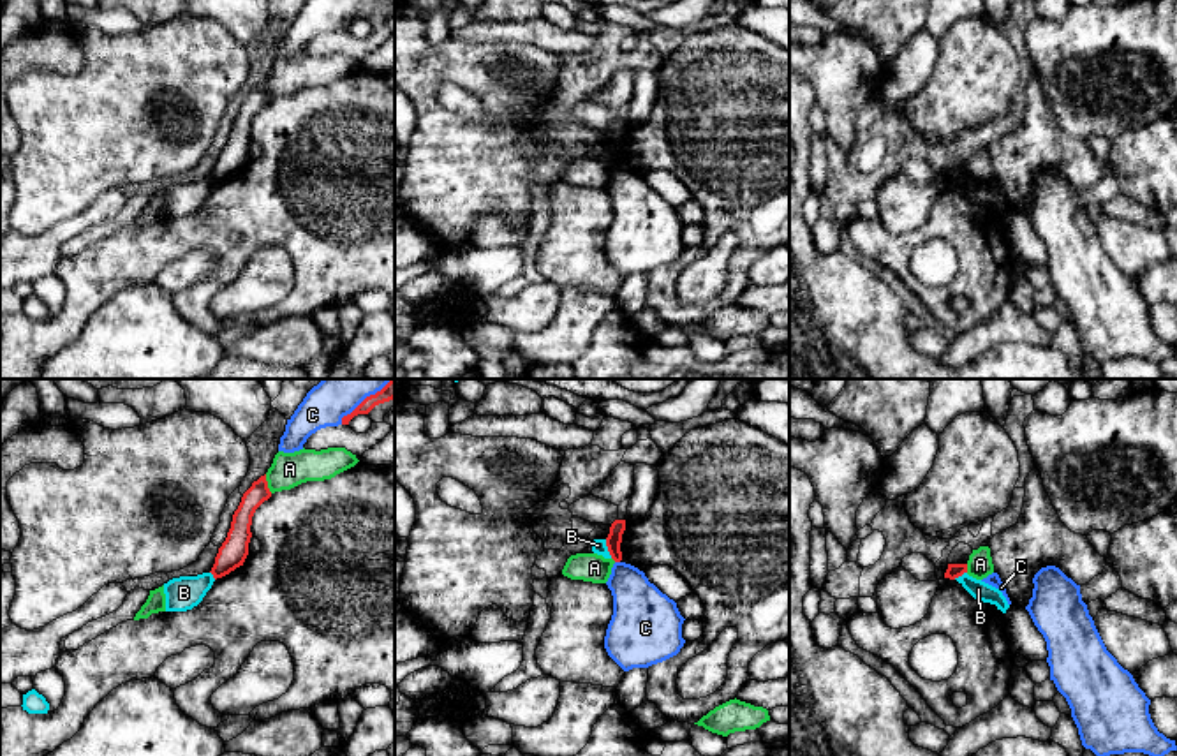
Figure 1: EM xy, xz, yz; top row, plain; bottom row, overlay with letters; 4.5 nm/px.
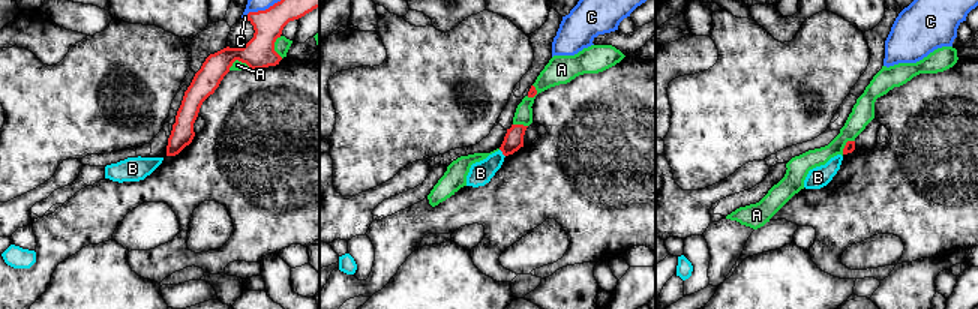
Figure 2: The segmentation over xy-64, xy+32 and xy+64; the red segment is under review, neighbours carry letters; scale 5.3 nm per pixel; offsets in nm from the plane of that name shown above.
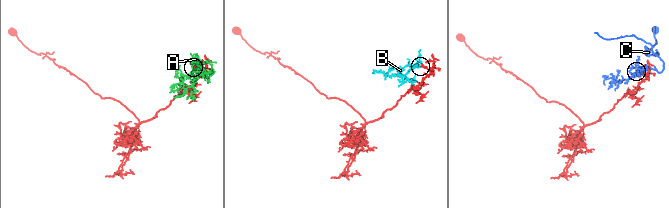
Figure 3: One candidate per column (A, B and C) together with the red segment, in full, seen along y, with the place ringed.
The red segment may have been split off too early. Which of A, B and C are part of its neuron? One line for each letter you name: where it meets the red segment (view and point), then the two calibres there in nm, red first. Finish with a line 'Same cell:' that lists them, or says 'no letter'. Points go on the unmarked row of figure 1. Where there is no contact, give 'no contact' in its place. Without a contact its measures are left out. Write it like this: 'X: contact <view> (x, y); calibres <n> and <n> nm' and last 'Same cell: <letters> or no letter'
Same cell: no letter

